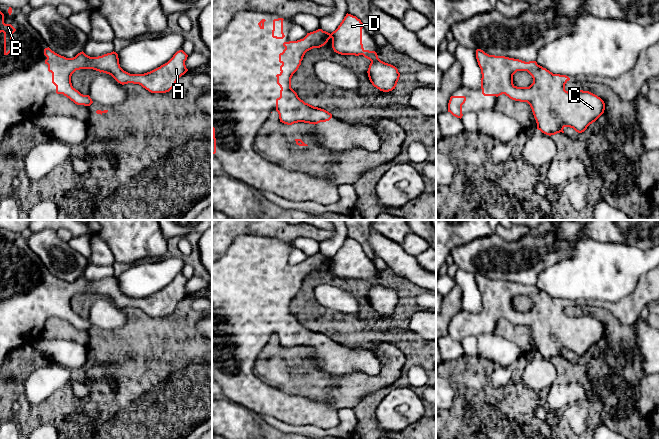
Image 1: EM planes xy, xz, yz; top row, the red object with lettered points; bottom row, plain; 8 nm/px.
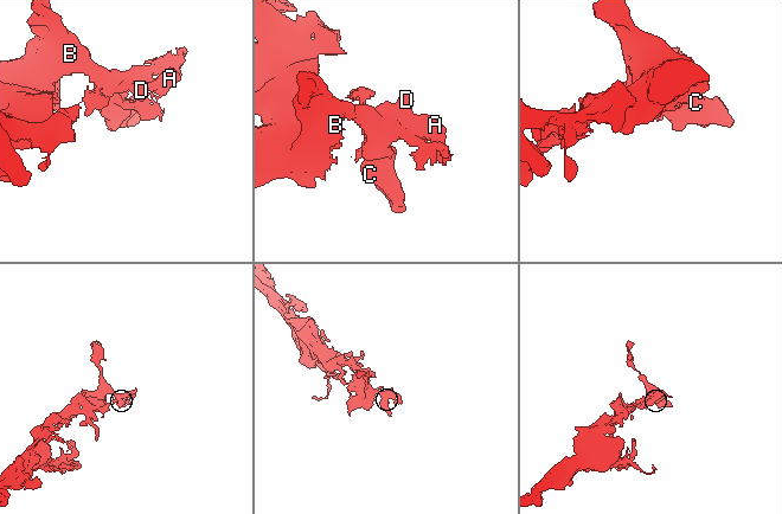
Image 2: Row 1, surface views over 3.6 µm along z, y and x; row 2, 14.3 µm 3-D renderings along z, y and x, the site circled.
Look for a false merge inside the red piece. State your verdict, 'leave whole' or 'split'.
split

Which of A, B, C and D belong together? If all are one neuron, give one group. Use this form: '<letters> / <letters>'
A B D / C

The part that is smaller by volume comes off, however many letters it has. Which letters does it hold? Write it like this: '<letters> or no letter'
C

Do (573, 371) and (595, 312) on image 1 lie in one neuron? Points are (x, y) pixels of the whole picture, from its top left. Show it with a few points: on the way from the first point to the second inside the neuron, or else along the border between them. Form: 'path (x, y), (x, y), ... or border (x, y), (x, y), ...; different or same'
path (588, 356), (594, 350), (595, 327); same

